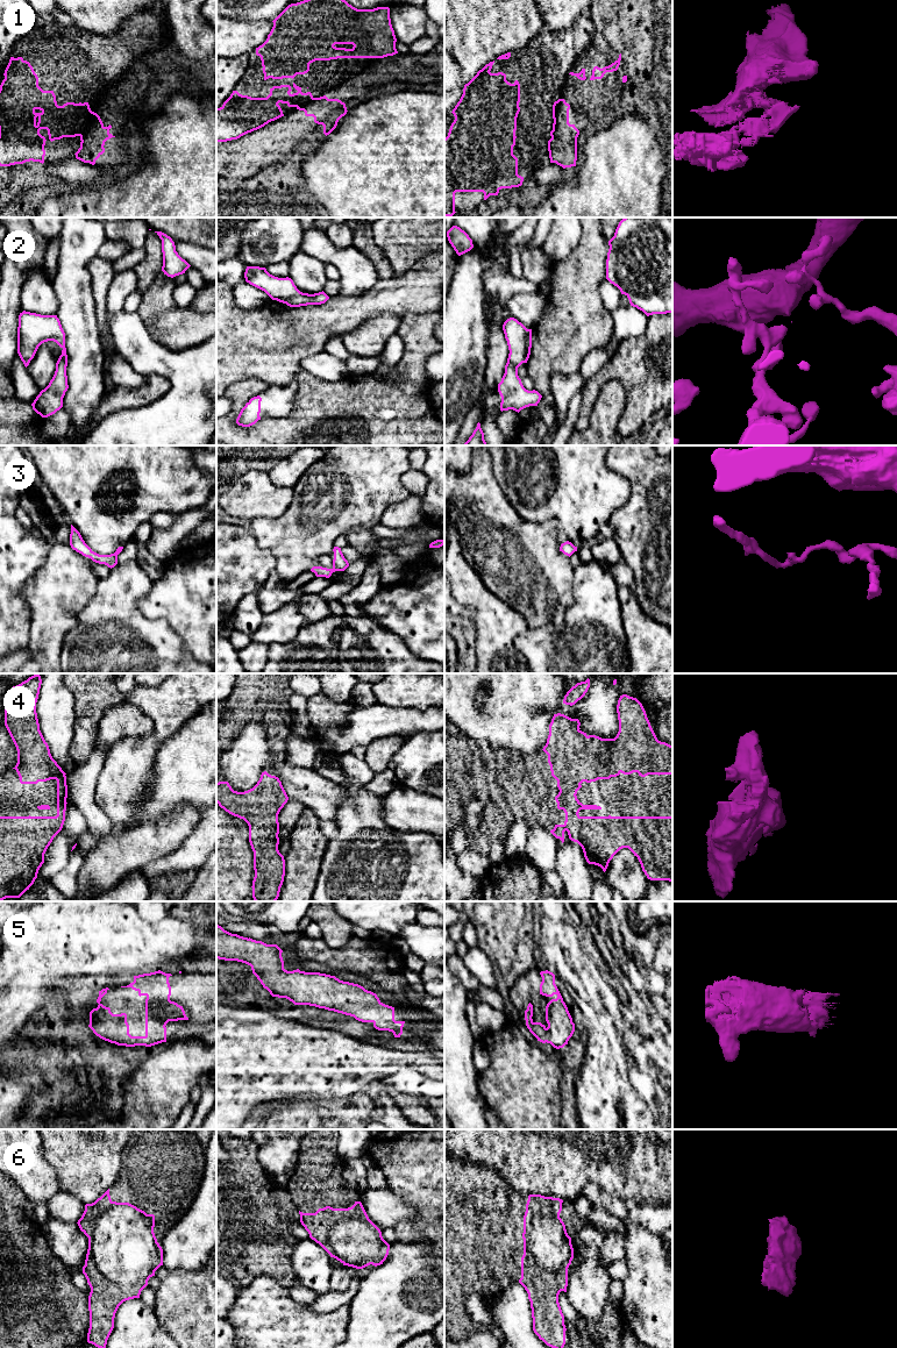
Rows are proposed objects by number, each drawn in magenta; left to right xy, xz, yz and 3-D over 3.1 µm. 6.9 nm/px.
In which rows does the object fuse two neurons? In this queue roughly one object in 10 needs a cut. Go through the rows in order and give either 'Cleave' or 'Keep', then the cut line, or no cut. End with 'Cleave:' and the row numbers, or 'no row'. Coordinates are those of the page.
1: Cleave. Split along xy (92, 112), (86, 119), (86, 130), (80, 136)
2: Keep. No split
3: Keep. No split
4: Keep. No split
5: Keep. No split
6: Keep. No split
Cleave: 1

